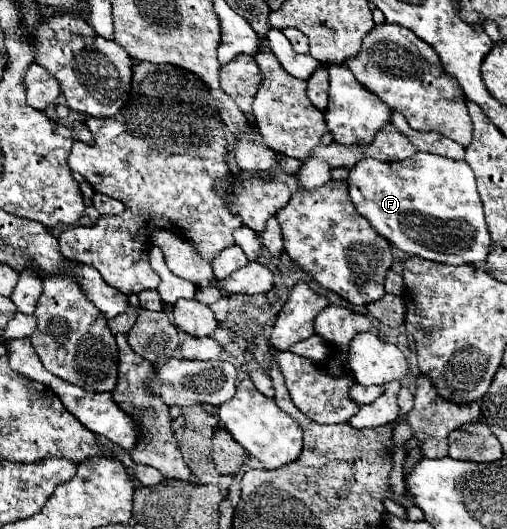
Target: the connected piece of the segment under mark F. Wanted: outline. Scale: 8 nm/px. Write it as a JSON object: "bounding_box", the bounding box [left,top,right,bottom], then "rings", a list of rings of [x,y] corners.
{"bounding_box":[345,151,491,265],"rings":[[[421,151],[395,163],[361,159],[345,181],[357,213],[403,253],[447,265],[475,265],[487,259],[491,237],[475,175],[465,161]]]}

